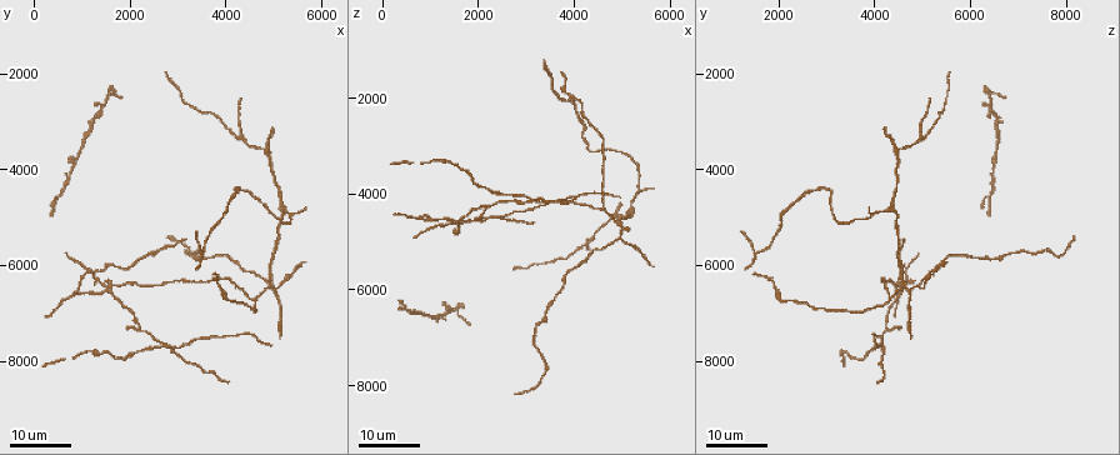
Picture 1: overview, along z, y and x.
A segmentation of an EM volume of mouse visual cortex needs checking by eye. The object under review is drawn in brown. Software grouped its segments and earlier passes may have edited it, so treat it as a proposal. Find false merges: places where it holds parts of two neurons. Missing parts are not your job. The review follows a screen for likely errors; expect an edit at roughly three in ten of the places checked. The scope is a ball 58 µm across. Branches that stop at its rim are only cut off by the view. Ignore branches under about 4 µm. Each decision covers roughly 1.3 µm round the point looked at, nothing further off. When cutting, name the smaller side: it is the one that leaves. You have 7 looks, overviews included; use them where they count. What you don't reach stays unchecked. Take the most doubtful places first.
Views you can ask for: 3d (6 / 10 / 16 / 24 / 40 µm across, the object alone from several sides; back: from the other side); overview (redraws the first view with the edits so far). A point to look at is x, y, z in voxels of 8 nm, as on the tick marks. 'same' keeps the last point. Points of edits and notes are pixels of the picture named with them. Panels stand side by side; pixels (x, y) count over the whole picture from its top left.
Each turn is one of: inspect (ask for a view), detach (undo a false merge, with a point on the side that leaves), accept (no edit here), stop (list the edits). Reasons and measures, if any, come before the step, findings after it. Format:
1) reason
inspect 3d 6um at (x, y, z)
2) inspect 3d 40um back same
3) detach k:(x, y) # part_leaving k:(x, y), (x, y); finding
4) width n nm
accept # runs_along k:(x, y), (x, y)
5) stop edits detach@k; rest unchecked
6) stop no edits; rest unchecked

looks like a crossing
inspect 3d 24um at (1500, 6550, 4550)

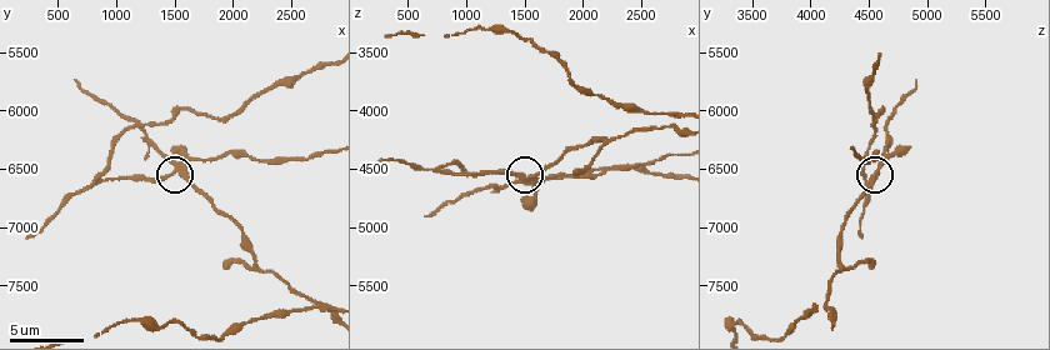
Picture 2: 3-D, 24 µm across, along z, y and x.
inspect 3d 6um at (1520, 6500, 4560)

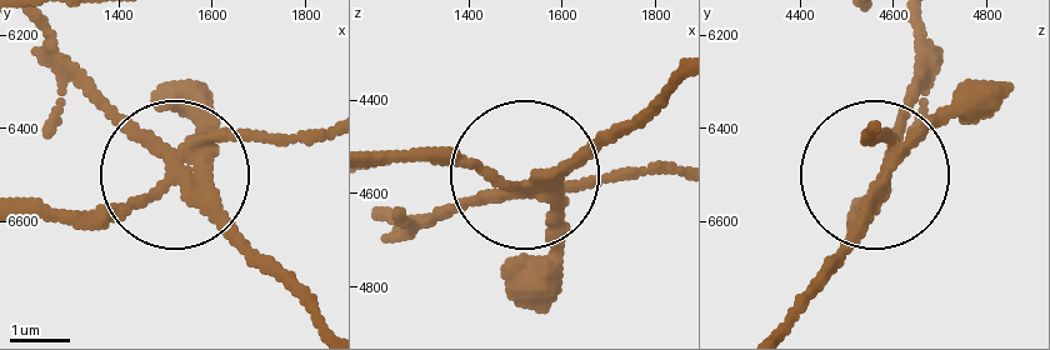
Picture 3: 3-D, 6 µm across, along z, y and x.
width 210 nm
detach 3:(546, 268) # part_leaving 3:(535, 189), (669, 100); a second neuron is stuck on

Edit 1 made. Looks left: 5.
inspect overview

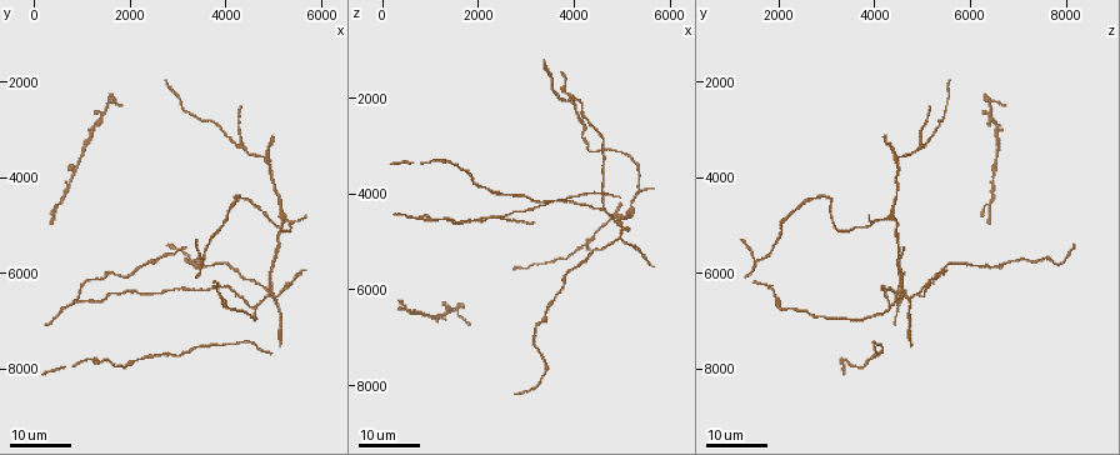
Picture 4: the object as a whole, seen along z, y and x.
three arms meet
inspect 3d 16um at (5000, 6500, 4950)

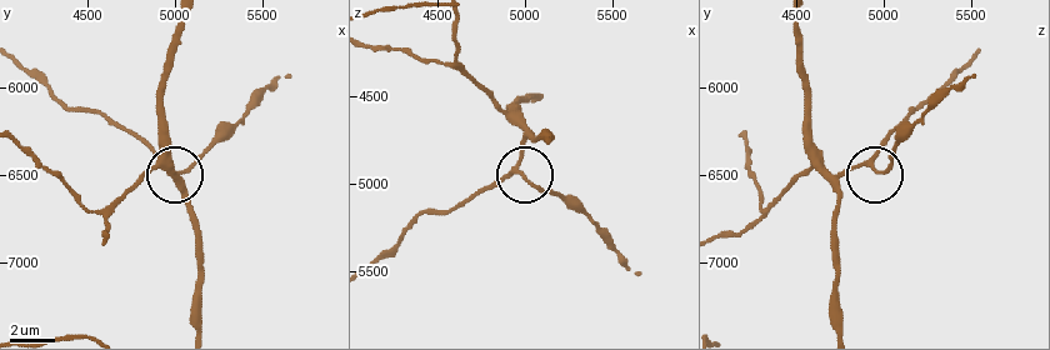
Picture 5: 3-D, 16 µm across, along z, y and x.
inspect 3d 10um at (4960, 6460, 4940)

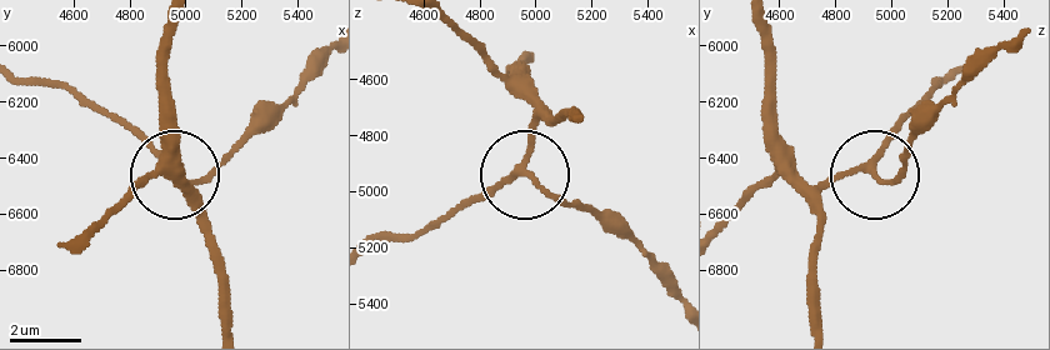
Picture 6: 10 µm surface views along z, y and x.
accept # runs_along 6:(176, 28), (176, 180), (254, 129); one neuron here

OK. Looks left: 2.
three-way junction
inspect 3d 16um at (820, 6600, 4460)

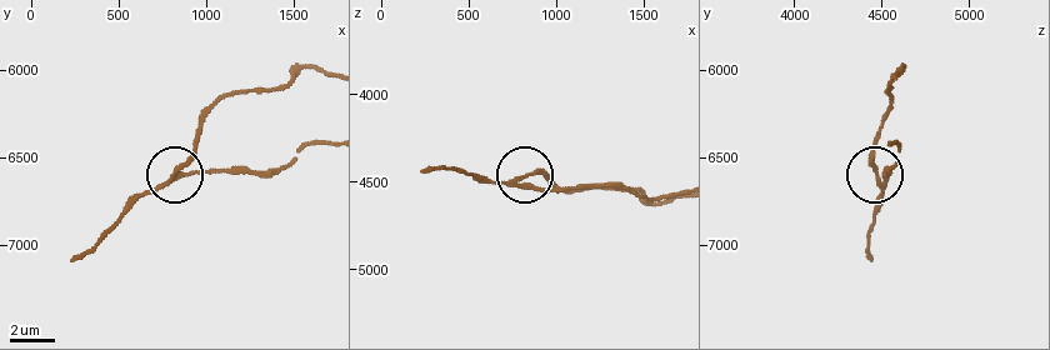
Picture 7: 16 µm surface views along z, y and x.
inspect 3d 16um back at (800, 6600, 4480)

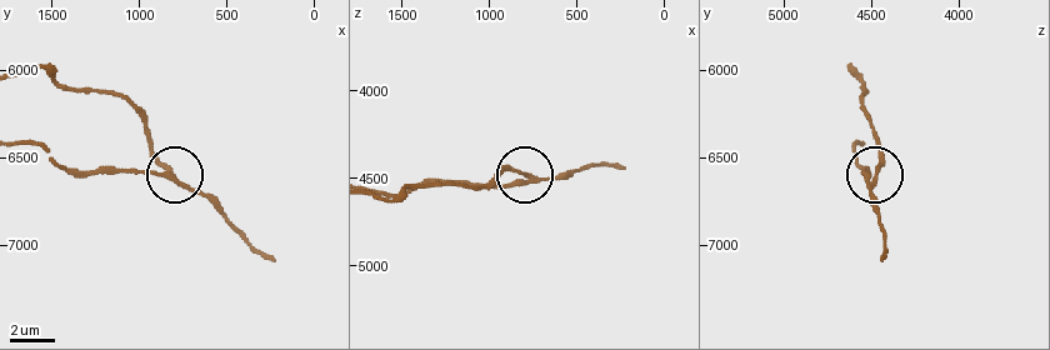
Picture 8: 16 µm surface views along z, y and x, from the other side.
width 200 nm
detach 8:(158, 160) # part_leaving 8:(178, 179), (129, 103), (23, 71); two neurons meet here

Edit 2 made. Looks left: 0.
stop edits detach@3, detach@8; rest unchecked

